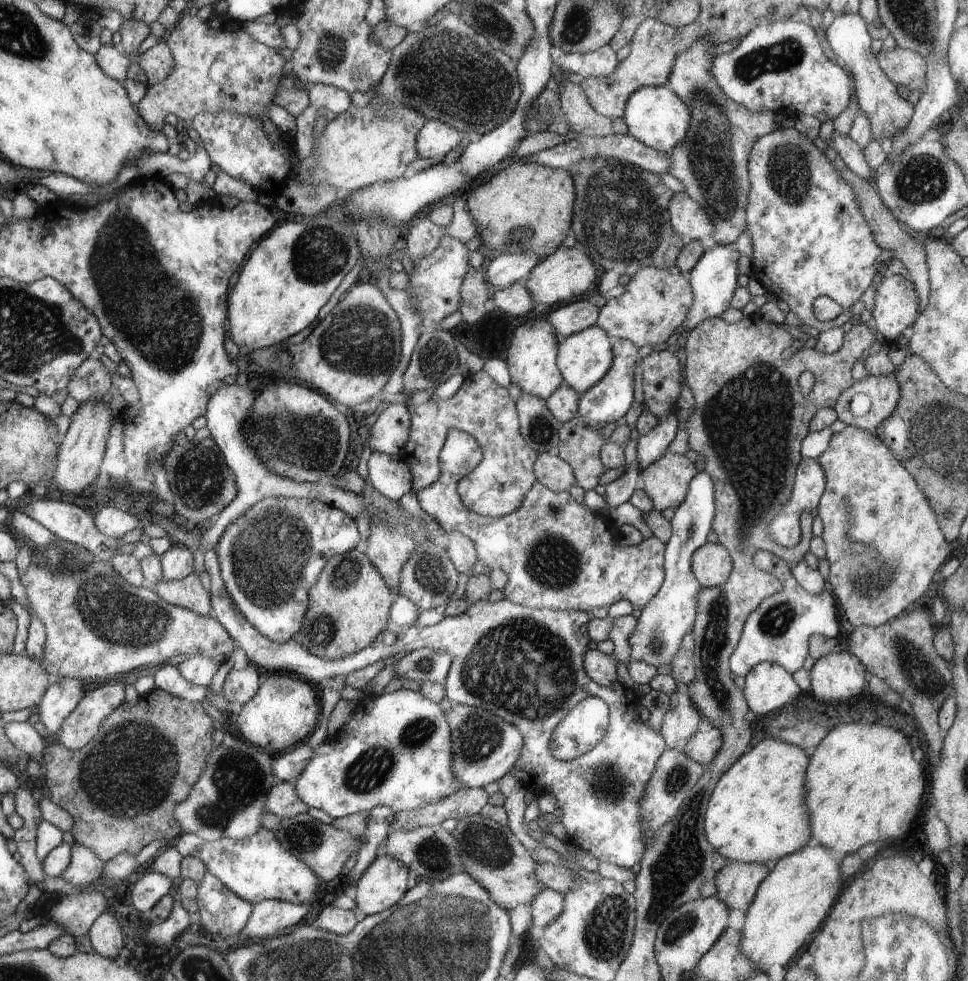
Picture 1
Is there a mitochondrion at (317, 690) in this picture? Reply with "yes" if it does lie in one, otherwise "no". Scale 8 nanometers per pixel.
no

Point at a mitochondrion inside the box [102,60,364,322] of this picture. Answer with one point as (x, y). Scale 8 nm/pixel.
(320, 252)

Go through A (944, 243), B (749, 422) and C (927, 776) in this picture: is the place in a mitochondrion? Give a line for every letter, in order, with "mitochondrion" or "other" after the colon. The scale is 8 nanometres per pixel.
A: other
B: mitochondrion
C: other

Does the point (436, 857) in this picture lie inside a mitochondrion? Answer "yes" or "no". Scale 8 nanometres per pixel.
yes

